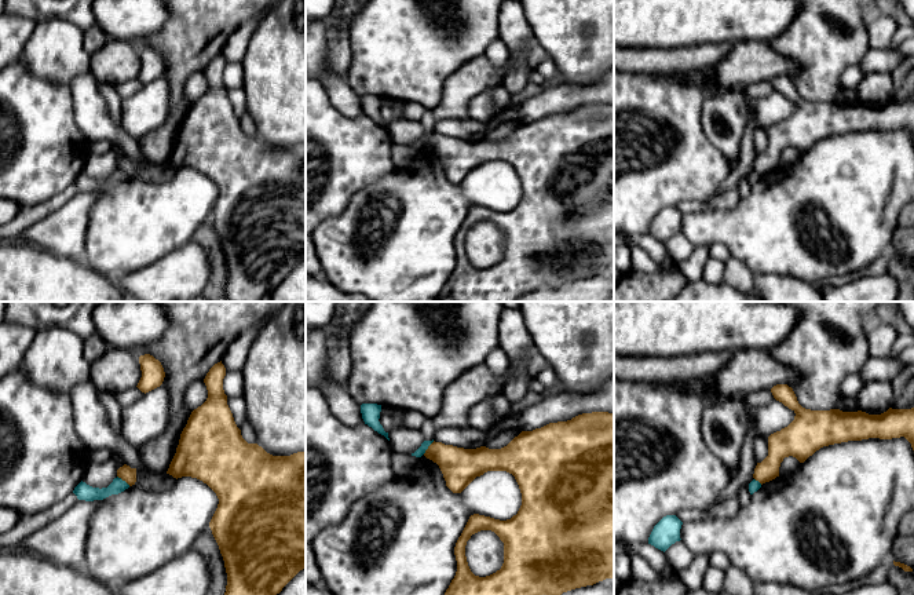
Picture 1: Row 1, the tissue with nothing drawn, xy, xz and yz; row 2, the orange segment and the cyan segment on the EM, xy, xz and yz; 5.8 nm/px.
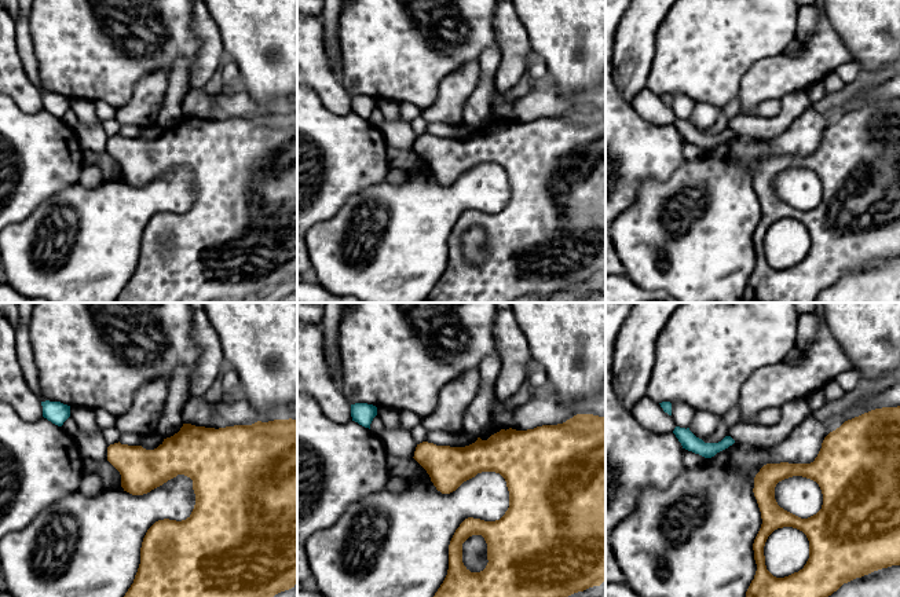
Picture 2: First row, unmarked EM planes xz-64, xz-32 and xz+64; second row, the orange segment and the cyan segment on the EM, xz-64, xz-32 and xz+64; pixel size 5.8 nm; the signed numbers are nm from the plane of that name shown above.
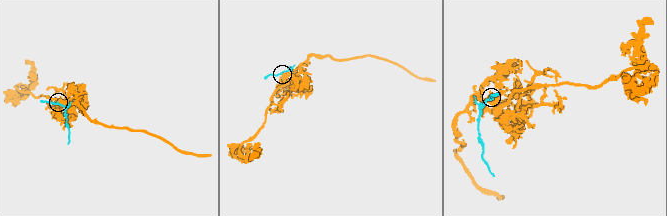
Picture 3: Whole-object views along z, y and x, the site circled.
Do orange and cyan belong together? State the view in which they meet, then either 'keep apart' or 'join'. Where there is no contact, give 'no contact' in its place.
xz | keep apart

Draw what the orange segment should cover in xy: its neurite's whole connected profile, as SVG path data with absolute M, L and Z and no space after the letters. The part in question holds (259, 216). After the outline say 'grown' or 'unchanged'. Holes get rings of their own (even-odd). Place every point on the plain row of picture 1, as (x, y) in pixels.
M222 52L206 65L208 90L191 103L167 165L197 169L219 190L209 219L224 252L227 299L271 302L273 289L306 259L306 143L273 147L248 135L227 96L224 67Z; unchanged

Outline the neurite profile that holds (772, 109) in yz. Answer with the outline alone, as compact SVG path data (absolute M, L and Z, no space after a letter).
M774 91L765 98L756 99L752 105L754 128L769 128L794 112L794 102Z

